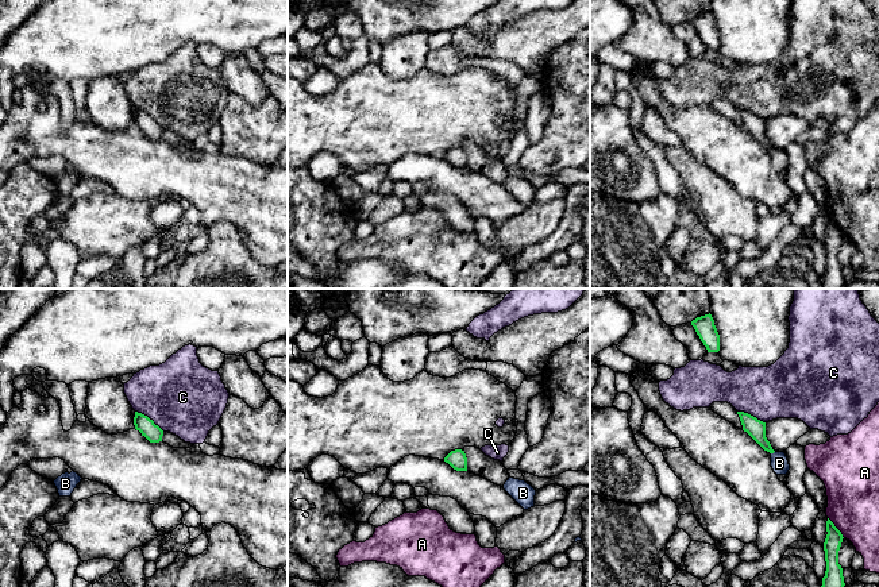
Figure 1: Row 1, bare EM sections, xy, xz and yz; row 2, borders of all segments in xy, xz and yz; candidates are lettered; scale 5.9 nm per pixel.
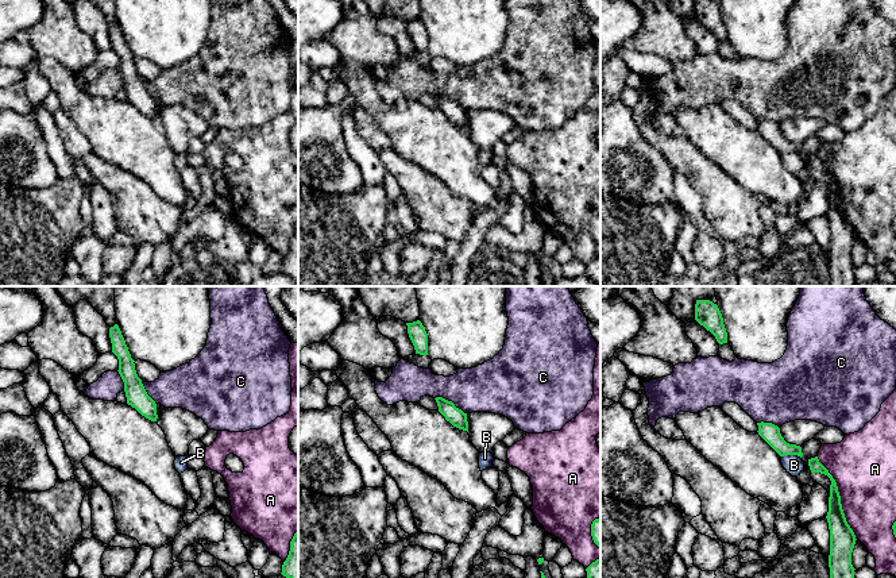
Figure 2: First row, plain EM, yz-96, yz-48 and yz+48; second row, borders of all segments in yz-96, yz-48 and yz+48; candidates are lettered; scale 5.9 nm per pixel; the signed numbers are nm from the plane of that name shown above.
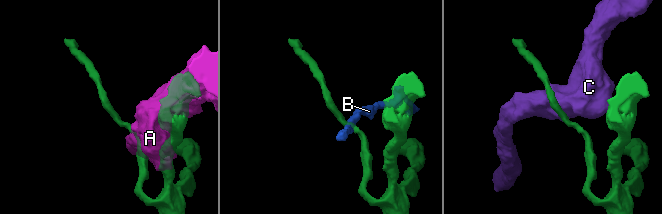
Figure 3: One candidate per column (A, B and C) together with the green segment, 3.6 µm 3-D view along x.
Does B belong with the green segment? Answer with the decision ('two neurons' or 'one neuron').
two neurons

